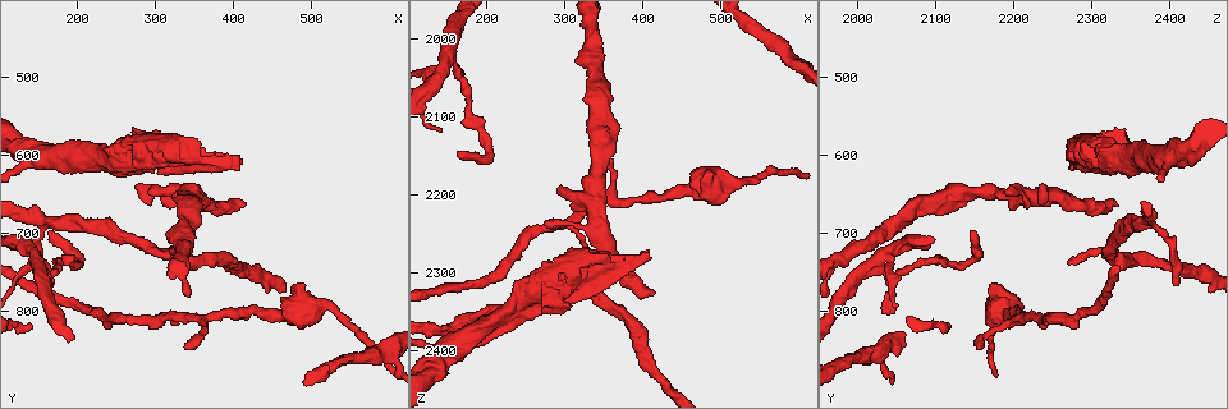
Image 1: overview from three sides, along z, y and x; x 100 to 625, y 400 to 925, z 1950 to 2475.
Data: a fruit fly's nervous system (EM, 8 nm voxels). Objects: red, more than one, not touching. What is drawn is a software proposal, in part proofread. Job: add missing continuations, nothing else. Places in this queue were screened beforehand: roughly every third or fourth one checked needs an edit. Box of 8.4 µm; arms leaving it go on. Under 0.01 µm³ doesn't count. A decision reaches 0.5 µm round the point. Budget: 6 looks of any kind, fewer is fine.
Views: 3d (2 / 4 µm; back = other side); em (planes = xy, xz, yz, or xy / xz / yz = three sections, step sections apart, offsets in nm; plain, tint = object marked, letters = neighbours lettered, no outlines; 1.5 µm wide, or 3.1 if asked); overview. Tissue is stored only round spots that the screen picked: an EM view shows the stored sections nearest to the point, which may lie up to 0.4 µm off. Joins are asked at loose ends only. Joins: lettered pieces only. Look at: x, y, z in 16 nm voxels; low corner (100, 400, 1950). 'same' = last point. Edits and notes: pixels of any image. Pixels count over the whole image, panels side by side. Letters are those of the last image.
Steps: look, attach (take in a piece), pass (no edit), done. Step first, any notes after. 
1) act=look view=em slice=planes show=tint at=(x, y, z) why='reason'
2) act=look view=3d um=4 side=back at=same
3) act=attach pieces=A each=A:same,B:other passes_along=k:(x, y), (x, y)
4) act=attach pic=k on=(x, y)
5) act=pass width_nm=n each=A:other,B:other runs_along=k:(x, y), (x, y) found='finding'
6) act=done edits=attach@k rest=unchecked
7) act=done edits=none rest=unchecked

act=look view=3d um=4 at=(340, 850, 2155) why='an open end'

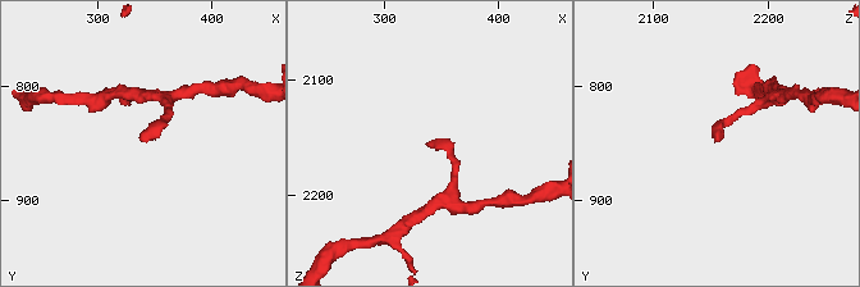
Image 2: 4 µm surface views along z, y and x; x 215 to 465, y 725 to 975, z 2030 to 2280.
act=look view=em slice=planes show=letters at=(340, 850, 2154) why='shape alone is not enough'

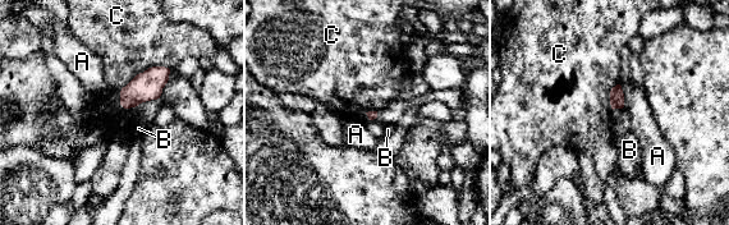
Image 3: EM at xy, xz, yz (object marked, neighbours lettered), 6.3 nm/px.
act=pass longest_contact=C:400nm each=A:other,B:other,C:other border=3:(170, 69), (137, 73), (119, 104) found='none of them fits'

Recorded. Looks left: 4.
act=look view=em slice=planes show=plain at=(415, 660, 2325) why='free end'

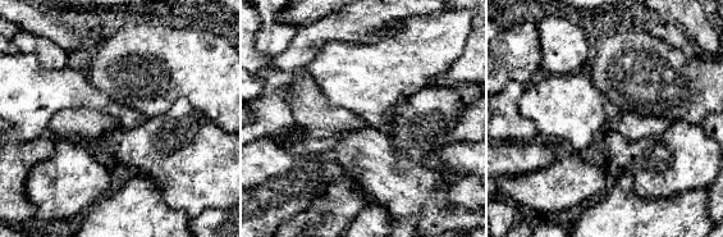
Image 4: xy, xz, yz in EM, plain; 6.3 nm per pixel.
act=look view=em slice=planes show=letters at=same why='see the neighbours'

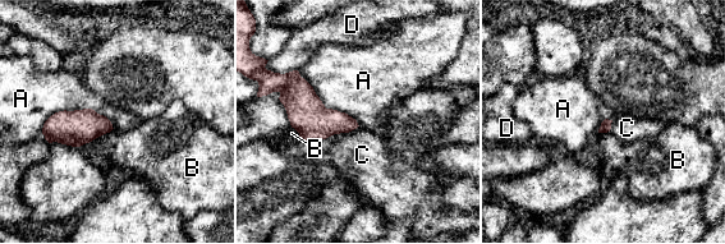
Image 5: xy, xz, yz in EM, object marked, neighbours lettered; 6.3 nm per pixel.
act=attach pic=5 on=(362, 155) each=A:other,B:other,C:same,D:other passes_along=5:(311, 119), (348, 132), (362, 155) found='it goes on there'

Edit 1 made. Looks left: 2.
act=look view=overview why='redraw'

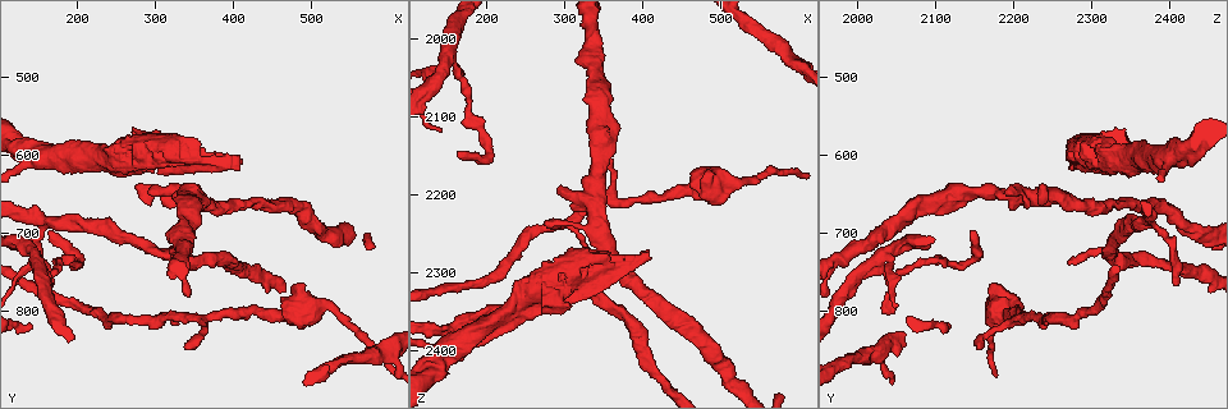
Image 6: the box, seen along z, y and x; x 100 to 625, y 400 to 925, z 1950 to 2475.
act=look view=em slice=planes show=letters at=(290, 645, 2190) why='branch stops here'

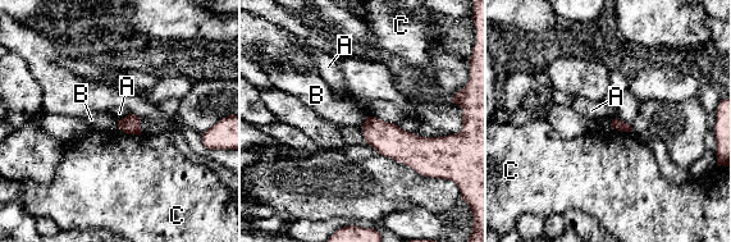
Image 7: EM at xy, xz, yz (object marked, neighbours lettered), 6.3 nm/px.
act=pass each=A:other,B:other,C:other border=7:(117, 120), (118, 127) found='no lettered piece goes on from it'

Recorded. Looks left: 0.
act=done edits=attach@5 rest=unchecked

